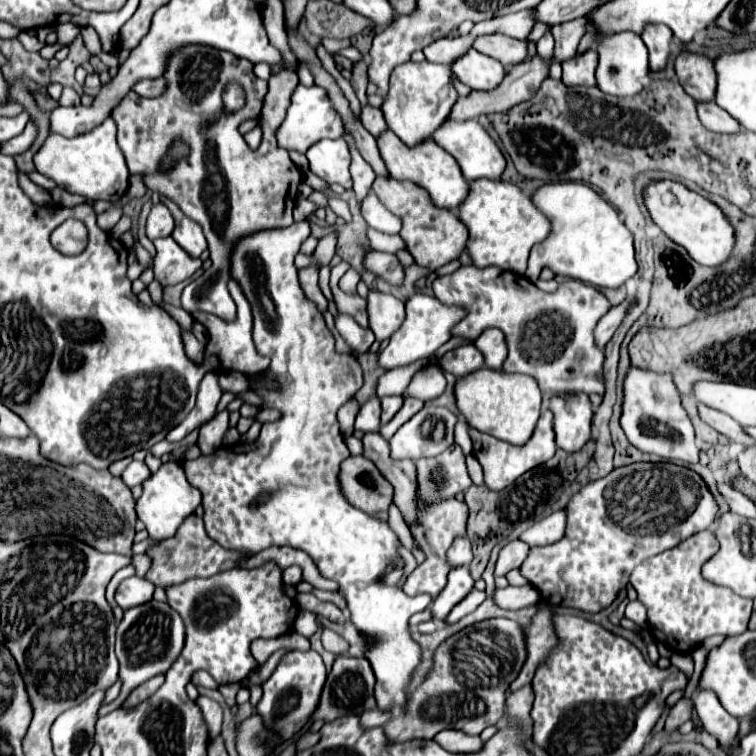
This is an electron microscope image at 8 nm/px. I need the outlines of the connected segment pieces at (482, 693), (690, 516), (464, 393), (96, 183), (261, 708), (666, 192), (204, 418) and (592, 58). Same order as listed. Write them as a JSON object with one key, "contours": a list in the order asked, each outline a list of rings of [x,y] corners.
{"contours":[[[[485,619],[445,639],[435,655],[433,667],[421,685],[409,695],[407,709],[385,725],[391,743],[411,739],[433,739],[443,729],[459,729],[479,735],[485,727],[505,717],[505,691],[515,681],[525,661],[525,643],[519,627],[509,619]]],[[[631,463],[581,487],[567,505],[565,537],[545,547],[531,547],[529,557],[521,565],[521,573],[535,589],[539,589],[547,603],[597,613],[613,603],[619,589],[627,587],[629,573],[641,561],[675,547],[681,539],[687,539],[701,529],[709,529],[717,515],[719,505],[703,477],[695,471],[675,463]]],[[[487,367],[459,379],[455,385],[455,397],[459,411],[465,415],[467,423],[473,429],[489,433],[513,445],[525,445],[531,439],[543,403],[541,389],[537,387],[537,381],[533,377],[493,371]]],[[[107,117],[89,133],[77,137],[67,139],[63,135],[49,135],[33,161],[39,173],[51,177],[59,187],[67,189],[69,193],[83,195],[89,201],[117,201],[121,195],[127,193],[129,187],[129,171],[125,165],[125,157],[117,147],[115,121],[111,117]]],[[[307,649],[287,653],[279,661],[273,675],[263,683],[263,697],[257,705],[257,713],[261,713],[267,727],[279,731],[283,739],[291,739],[295,733],[303,731],[309,715],[317,707],[325,677],[327,677],[325,663],[317,651]]],[[[657,181],[645,189],[645,205],[651,213],[651,219],[673,239],[677,245],[685,247],[687,253],[705,267],[719,267],[727,263],[735,247],[735,229],[723,215],[723,211],[701,197],[695,191],[689,191],[685,185],[675,181]]],[[[209,371],[209,373],[203,377],[201,385],[199,385],[195,409],[193,409],[173,431],[169,431],[167,441],[169,441],[169,443],[179,443],[179,441],[183,441],[193,429],[197,429],[199,425],[203,425],[203,423],[207,423],[209,419],[213,419],[221,395],[223,395],[223,391],[221,391],[221,387],[219,387],[219,383],[217,383],[217,375],[215,375],[215,371]]],[[[585,51],[579,57],[573,57],[563,63],[563,83],[567,87],[595,87],[595,71],[597,71],[597,53],[595,51]]]]}

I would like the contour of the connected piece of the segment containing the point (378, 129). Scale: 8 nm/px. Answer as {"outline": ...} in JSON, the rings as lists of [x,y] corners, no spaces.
{"outline":[[[371,105],[363,107],[361,123],[363,123],[363,127],[365,127],[373,137],[379,137],[381,133],[387,131],[387,123],[385,123],[385,117],[383,117],[381,109],[375,109],[375,107],[371,107]]]}

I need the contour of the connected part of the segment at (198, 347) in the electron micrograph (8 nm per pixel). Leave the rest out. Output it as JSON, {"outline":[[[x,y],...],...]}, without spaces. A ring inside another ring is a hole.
{"outline":[[[183,333],[183,343],[185,343],[185,351],[187,351],[187,355],[191,357],[191,361],[203,363],[203,359],[205,359],[205,355],[203,355],[205,345],[199,343],[191,333]]]}

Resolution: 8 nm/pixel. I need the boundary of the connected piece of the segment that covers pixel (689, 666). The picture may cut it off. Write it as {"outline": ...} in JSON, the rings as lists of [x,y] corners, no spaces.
{"outline":[[[673,653],[670,657],[670,662],[677,667],[677,669],[681,669],[681,671],[685,671],[685,673],[689,673],[689,677],[691,677],[691,673],[693,673],[693,659],[691,659],[691,655],[689,653]]]}

